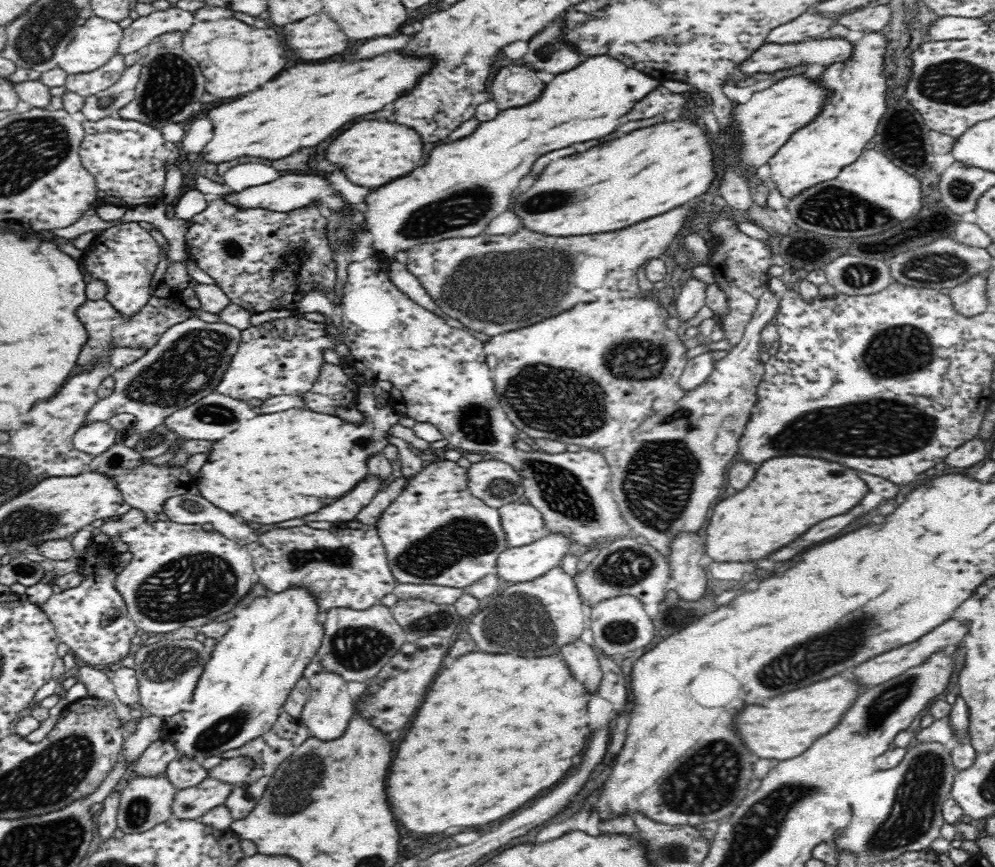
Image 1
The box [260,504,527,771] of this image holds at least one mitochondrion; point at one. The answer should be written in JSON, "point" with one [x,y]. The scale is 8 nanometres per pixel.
{"point":[434,554]}

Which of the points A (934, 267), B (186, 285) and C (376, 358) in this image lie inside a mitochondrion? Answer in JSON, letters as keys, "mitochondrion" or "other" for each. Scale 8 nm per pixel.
{"A":"mitochondrion","B":"other","C":"other"}

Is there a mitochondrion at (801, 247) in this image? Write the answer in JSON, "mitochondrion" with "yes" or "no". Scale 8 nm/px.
{"mitochondrion":"yes"}

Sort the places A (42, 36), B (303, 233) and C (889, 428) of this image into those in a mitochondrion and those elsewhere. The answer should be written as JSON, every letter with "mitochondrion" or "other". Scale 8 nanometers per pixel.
{"A":"mitochondrion","B":"other","C":"mitochondrion"}

